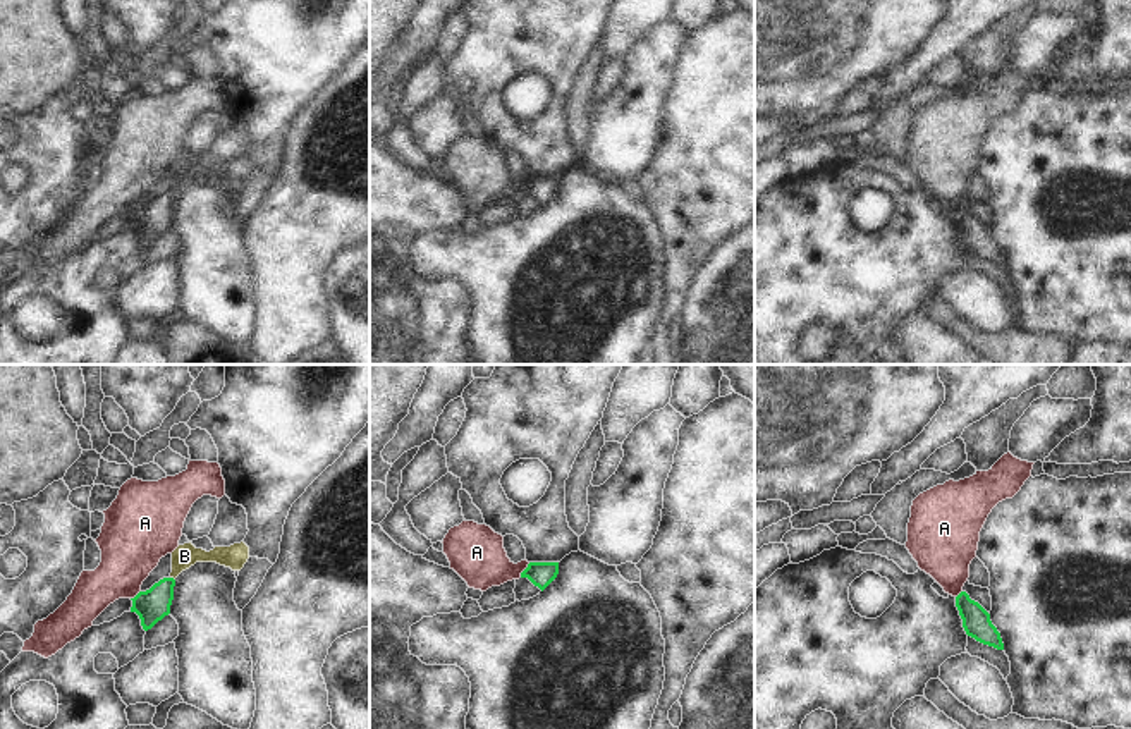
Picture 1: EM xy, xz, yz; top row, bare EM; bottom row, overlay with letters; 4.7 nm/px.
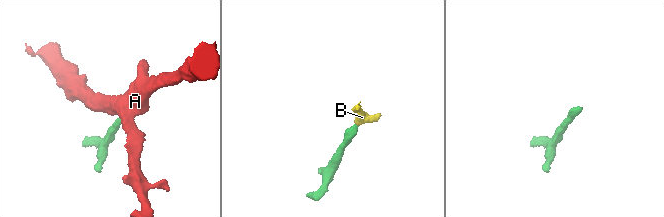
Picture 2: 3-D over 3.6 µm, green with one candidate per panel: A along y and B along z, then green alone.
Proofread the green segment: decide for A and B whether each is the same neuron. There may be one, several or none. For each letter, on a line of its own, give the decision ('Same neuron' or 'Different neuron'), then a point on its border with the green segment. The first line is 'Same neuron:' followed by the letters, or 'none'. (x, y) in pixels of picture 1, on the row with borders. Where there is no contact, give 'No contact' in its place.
Same neuron: B
A: Different neuron. Touches green at xz (525, 569)
B: Same neuron. Touches green at xy (172, 578)

